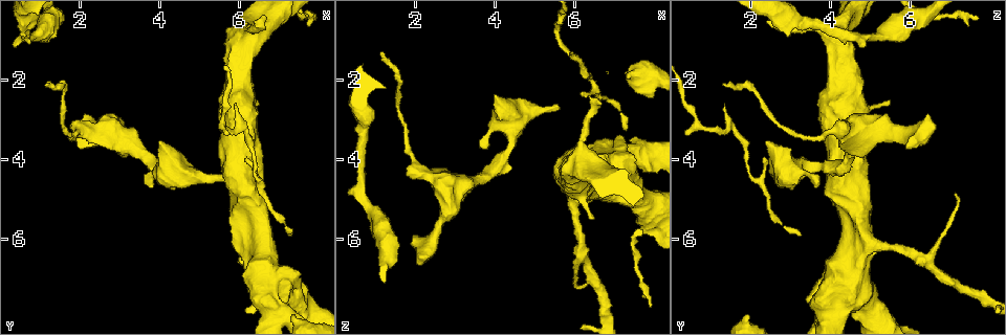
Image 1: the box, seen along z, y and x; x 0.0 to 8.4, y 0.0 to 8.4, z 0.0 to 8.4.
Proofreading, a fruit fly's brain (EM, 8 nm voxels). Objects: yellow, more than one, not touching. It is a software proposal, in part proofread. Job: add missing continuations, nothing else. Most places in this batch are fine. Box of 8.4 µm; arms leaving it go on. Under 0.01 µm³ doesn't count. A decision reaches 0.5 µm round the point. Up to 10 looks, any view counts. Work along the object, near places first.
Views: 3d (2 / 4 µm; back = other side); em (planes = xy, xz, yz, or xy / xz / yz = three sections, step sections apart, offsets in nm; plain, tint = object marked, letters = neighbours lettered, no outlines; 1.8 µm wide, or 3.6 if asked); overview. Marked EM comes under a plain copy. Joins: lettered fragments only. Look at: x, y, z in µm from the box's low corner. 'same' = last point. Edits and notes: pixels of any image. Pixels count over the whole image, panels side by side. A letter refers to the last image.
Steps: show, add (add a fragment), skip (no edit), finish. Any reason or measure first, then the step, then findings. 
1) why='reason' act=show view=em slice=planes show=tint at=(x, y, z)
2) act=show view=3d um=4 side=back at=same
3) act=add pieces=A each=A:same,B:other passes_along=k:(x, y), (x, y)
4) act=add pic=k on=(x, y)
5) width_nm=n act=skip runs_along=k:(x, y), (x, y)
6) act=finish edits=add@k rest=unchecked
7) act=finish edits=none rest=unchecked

why='tapers out' act=show view=em slice=planes show=letters at=(5.90, 2.60, 1.35)

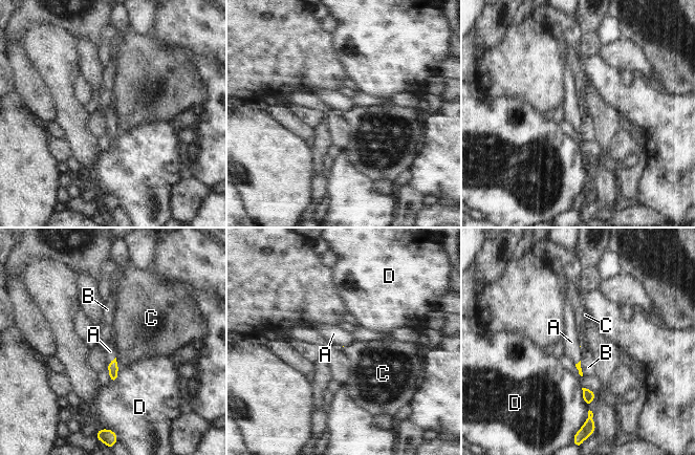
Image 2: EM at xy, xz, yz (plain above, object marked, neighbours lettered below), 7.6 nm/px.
act=add pieces=A each=A:same,B:other,C:other,D:other passes_along=2:(112, 366), (111, 361), (110, 351) found='it goes on there'

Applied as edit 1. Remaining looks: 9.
why='an open end' act=show view=3d um=2 at=(1.10, 2.15, 1.30)

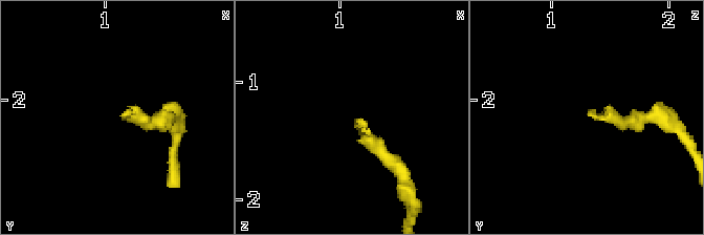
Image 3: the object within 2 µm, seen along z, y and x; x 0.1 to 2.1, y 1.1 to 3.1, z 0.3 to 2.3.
act=show view=em slice=xy step=4 show=letters at=(1.14, 2.14, 1.34)

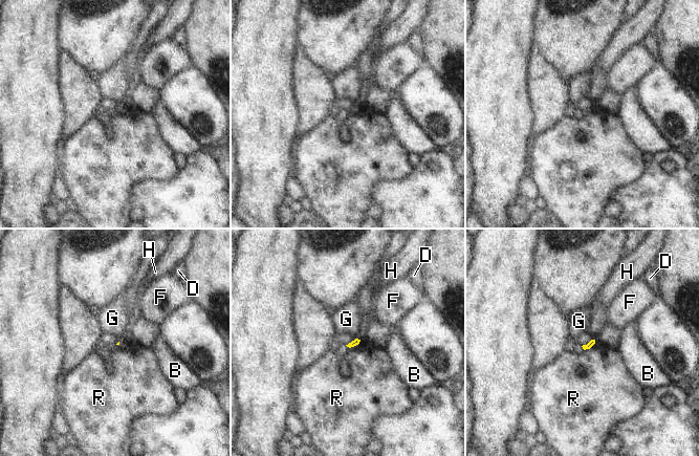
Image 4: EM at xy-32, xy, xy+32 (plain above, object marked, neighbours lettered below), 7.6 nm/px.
act=show view=em slice=planes show=letters at=same

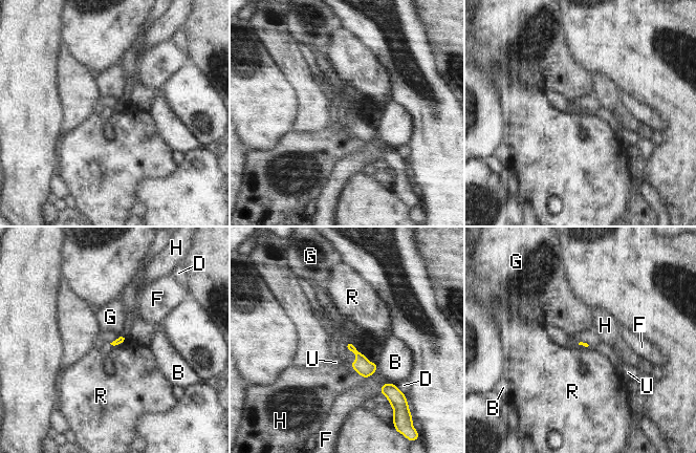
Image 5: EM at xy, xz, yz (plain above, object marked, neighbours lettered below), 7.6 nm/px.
act=skip each=B:other,D:other,F:other,G:other,H:other,R:other,U:other border=5:(348, 340), (364, 356) found='none of them fits'

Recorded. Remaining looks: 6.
why='branch stops here' act=show view=3d um=4 at=(2.10, 2.80, 6.45)

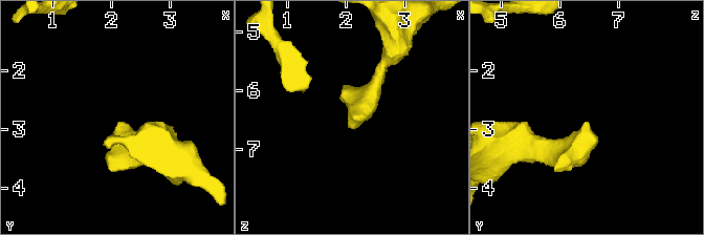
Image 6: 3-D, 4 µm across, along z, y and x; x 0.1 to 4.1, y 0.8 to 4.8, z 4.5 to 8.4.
act=show view=em slice=planes show=letters at=(2.15, 2.85, 6.45)

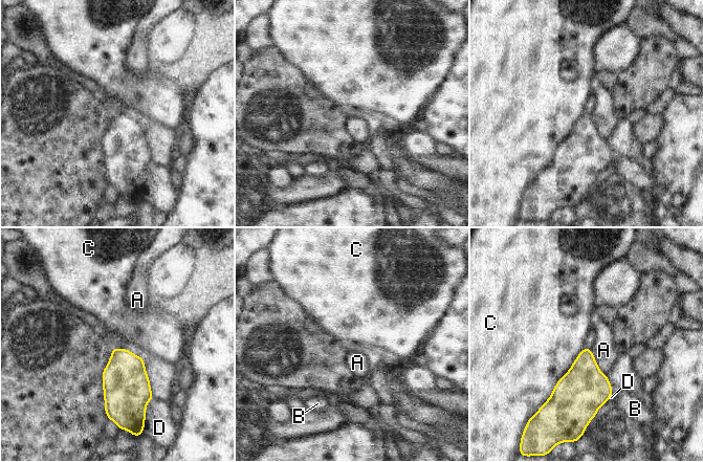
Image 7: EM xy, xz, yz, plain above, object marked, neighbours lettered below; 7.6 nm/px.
act=skip each=A:other,B:other,C:other,D:other border=7:(585, 347), (544, 403) found='no lettered fragment goes on from it'

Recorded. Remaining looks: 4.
why='branch stops here' act=show view=3d um=4 at=(3.75, 4.65, 3.65)

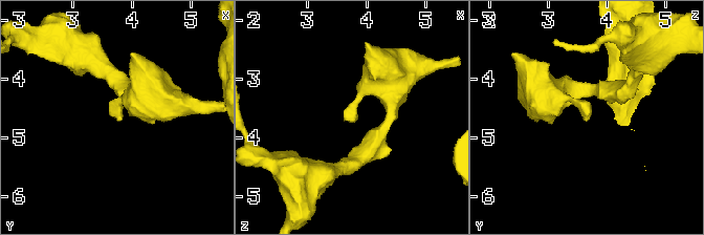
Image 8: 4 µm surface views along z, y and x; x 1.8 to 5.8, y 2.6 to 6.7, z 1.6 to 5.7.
why='now the EM' act=show view=em slice=planes show=letters at=(3.80, 4.70, 3.65)

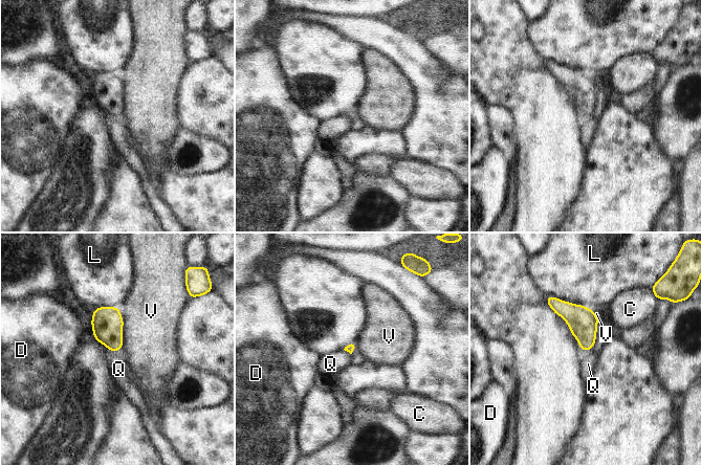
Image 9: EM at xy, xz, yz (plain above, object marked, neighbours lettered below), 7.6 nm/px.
act=skip each=C:other,D:other,L:other,Q:other,V:other found='none of them fits'

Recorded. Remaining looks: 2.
act=finish edits=add@2 rest=unchecked

